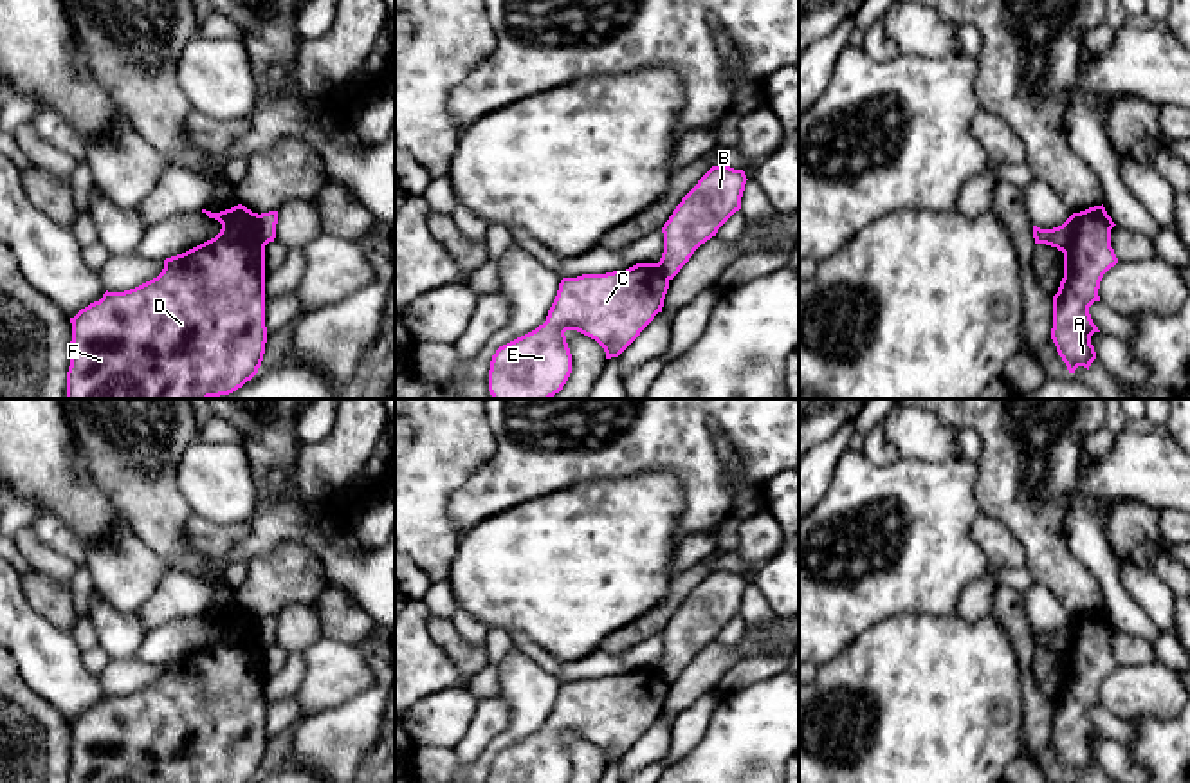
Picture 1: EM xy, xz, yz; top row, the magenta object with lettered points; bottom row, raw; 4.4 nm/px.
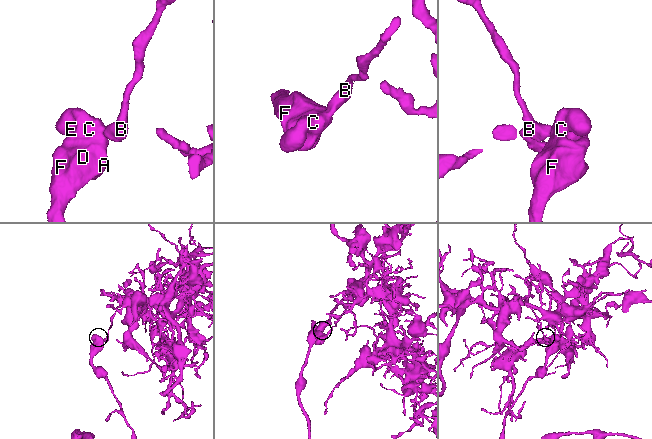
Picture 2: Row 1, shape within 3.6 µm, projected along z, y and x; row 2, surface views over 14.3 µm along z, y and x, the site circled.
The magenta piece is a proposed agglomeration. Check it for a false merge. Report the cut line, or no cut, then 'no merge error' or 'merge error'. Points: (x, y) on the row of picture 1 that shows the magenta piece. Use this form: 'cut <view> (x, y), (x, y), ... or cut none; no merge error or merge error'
cut yz (1071, 217), (1071, 239), (1062, 251); merge error

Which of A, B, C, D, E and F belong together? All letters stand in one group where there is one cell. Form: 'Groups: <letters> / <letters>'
Groups: A C D E F / B

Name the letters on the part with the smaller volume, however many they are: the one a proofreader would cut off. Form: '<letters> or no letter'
A, C, D, E, F

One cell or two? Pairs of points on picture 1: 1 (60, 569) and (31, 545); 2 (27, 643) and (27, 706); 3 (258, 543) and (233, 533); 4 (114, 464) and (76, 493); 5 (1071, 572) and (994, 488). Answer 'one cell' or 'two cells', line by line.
1: one cell
2: two cells
3: two cells
4: two cells
5: one cell

